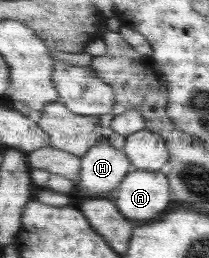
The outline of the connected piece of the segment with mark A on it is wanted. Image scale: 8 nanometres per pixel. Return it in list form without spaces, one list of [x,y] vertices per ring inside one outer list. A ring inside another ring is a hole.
[[[132,168],[116,188],[113,199],[122,214],[140,222],[154,220],[172,206],[169,182],[161,170]]]

